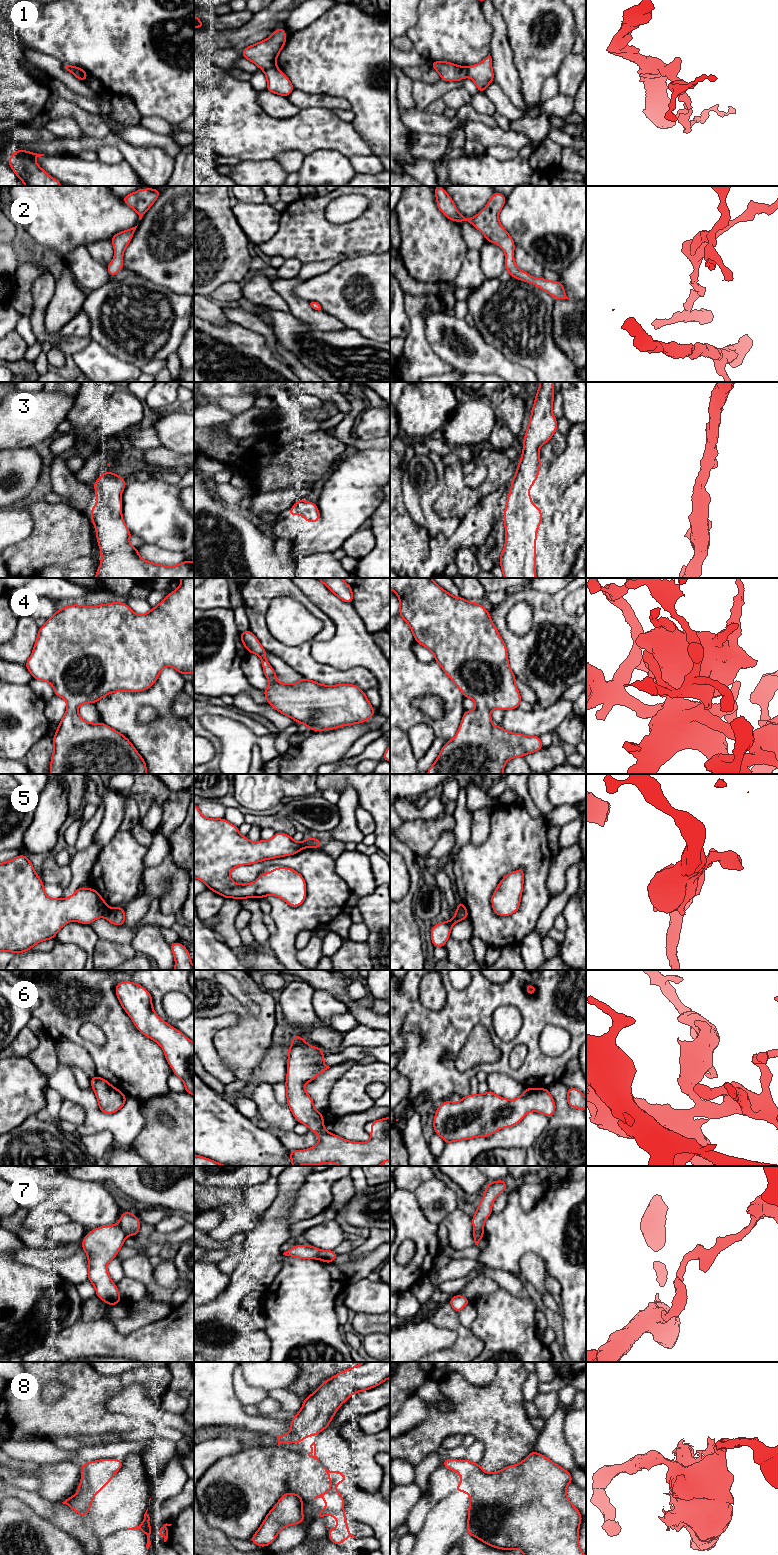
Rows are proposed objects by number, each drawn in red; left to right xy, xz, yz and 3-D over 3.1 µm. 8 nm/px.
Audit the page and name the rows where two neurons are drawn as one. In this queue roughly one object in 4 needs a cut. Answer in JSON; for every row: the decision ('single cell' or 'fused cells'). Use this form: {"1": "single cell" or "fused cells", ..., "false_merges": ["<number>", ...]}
{"1": "fused cells", "2": "single cell", "3": "single cell", "4": "single cell", "5": "fused cells", "6": "single cell", "7": "single cell", "8": "single cell", "false_merges": ["1", "5"]}

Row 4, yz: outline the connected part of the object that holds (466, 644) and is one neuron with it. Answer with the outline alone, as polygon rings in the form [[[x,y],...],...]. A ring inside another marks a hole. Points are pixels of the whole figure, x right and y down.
[[[390,578],[390,589],[393,590],[399,598],[400,610],[399,616],[401,616],[404,621],[409,625],[412,630],[412,634],[417,641],[422,646],[428,648],[435,656],[435,661],[441,666],[443,671],[448,675],[448,677],[453,681],[453,683],[460,689],[464,697],[471,698],[477,705],[477,707],[468,711],[465,710],[459,730],[457,731],[455,737],[447,741],[440,751],[440,754],[433,765],[427,770],[427,774],[503,774],[505,763],[515,757],[524,757],[529,753],[536,752],[543,749],[541,738],[539,736],[526,736],[521,733],[510,733],[506,731],[501,725],[498,727],[492,726],[492,718],[490,716],[490,711],[493,709],[501,709],[503,711],[519,708],[522,701],[520,693],[516,687],[515,675],[512,672],[509,662],[507,648],[504,641],[499,635],[498,630],[493,624],[489,611],[487,611],[479,603],[469,602],[462,597],[454,597],[447,591],[438,586],[431,578]]]

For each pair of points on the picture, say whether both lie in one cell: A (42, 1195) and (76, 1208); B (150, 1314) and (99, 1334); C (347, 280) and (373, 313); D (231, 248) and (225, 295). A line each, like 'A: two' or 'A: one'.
A: two
B: two
C: one
D: two

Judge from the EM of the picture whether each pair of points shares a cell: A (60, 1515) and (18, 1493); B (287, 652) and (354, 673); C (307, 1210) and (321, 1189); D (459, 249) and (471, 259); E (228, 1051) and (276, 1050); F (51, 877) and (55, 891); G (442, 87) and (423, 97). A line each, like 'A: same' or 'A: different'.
A: same
B: same
C: same
D: different
E: different
F: different
G: same

